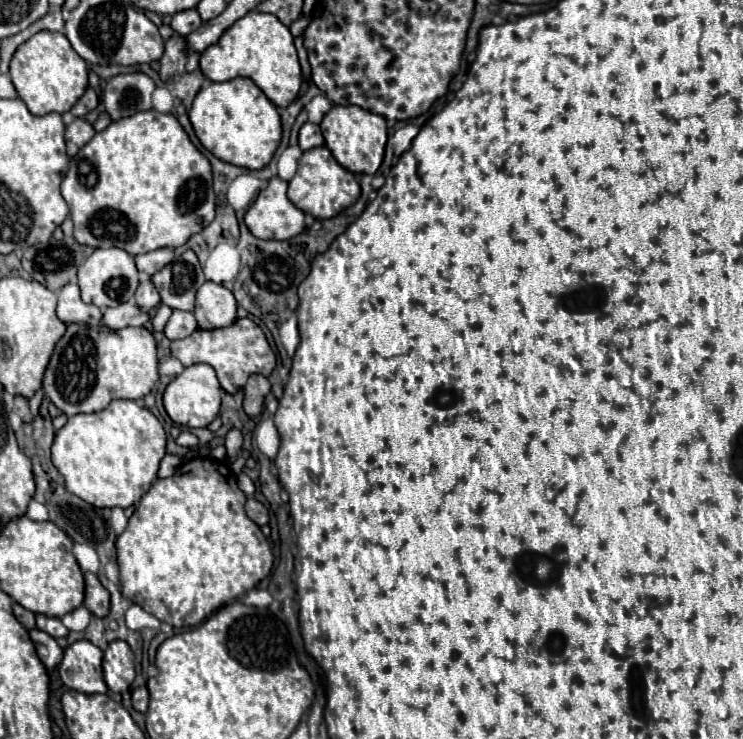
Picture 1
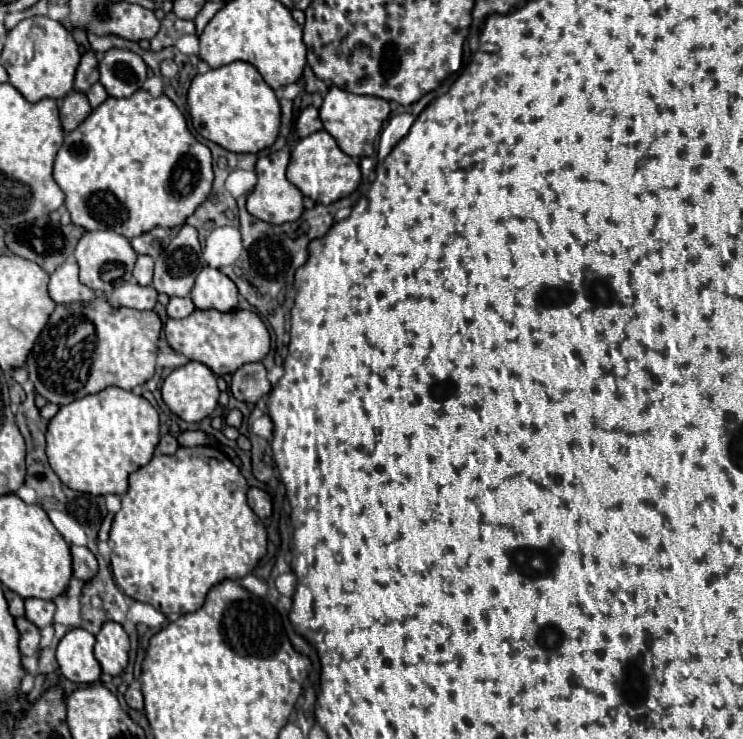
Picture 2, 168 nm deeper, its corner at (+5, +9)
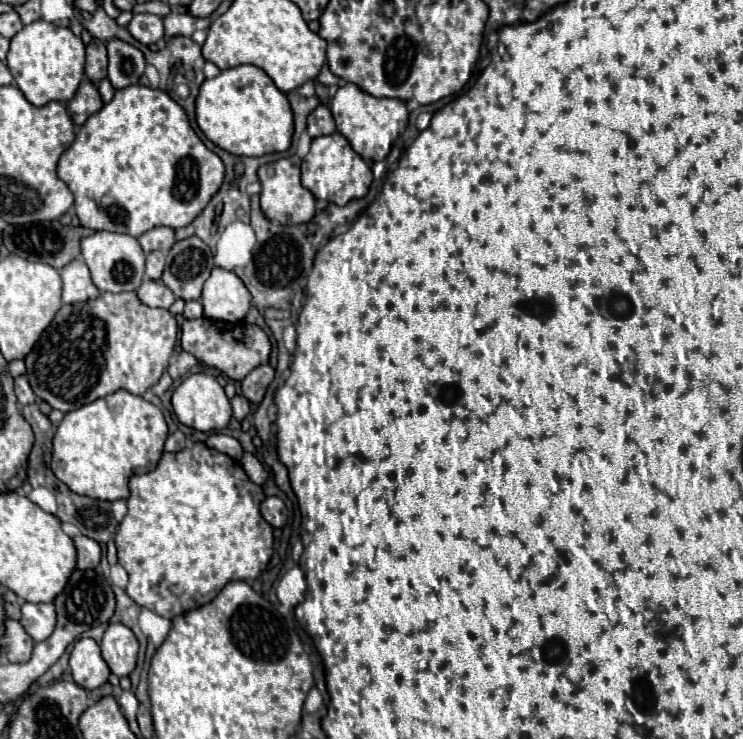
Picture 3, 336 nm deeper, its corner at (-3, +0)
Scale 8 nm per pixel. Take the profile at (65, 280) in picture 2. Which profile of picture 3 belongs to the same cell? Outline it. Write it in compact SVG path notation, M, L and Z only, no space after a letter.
M74 259L74 263L70 263L70 267L64 267L60 271L60 277L62 277L62 283L64 283L62 301L66 305L100 297L100 291L94 287L94 283L90 279L86 263Z

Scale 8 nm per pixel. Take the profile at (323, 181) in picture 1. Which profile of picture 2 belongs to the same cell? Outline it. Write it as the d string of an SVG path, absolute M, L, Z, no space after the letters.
M314 132L306 138L300 138L296 148L292 150L290 164L288 164L288 180L308 198L318 204L332 204L340 198L350 196L360 184L360 166L358 160L344 154L336 140L326 132Z

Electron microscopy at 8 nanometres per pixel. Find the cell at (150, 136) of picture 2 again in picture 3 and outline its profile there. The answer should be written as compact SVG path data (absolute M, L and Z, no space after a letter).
M126 87L122 91L114 93L114 99L110 103L106 103L98 113L94 113L76 133L74 143L62 153L60 161L58 161L58 177L68 185L68 189L74 195L74 209L76 215L80 219L82 227L94 229L94 231L112 231L112 233L126 233L132 237L140 237L142 233L154 229L154 227L170 227L170 229L182 229L186 225L190 225L200 213L202 209L208 205L208 201L218 193L222 179L224 179L224 163L220 161L220 157L216 153L212 153L202 141L200 137L194 133L194 129L190 127L190 121L186 117L186 111L166 93L160 89L150 89L150 87Z

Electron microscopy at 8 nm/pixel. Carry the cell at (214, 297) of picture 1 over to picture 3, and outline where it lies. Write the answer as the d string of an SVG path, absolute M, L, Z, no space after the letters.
M214 267L202 289L202 305L208 319L240 323L250 309L250 293L236 273Z

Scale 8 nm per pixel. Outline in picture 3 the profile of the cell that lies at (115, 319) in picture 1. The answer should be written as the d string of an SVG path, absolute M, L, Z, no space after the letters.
M144 279L142 287L136 291L136 295L144 305L162 307L162 309L168 309L176 299L174 293L168 287L164 287L162 281L152 281L152 279Z

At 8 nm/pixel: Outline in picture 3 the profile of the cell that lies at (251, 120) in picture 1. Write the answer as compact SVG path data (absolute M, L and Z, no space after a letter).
M238 65L222 71L214 79L206 79L196 97L196 121L214 145L238 157L286 151L294 131L288 97L256 65Z

